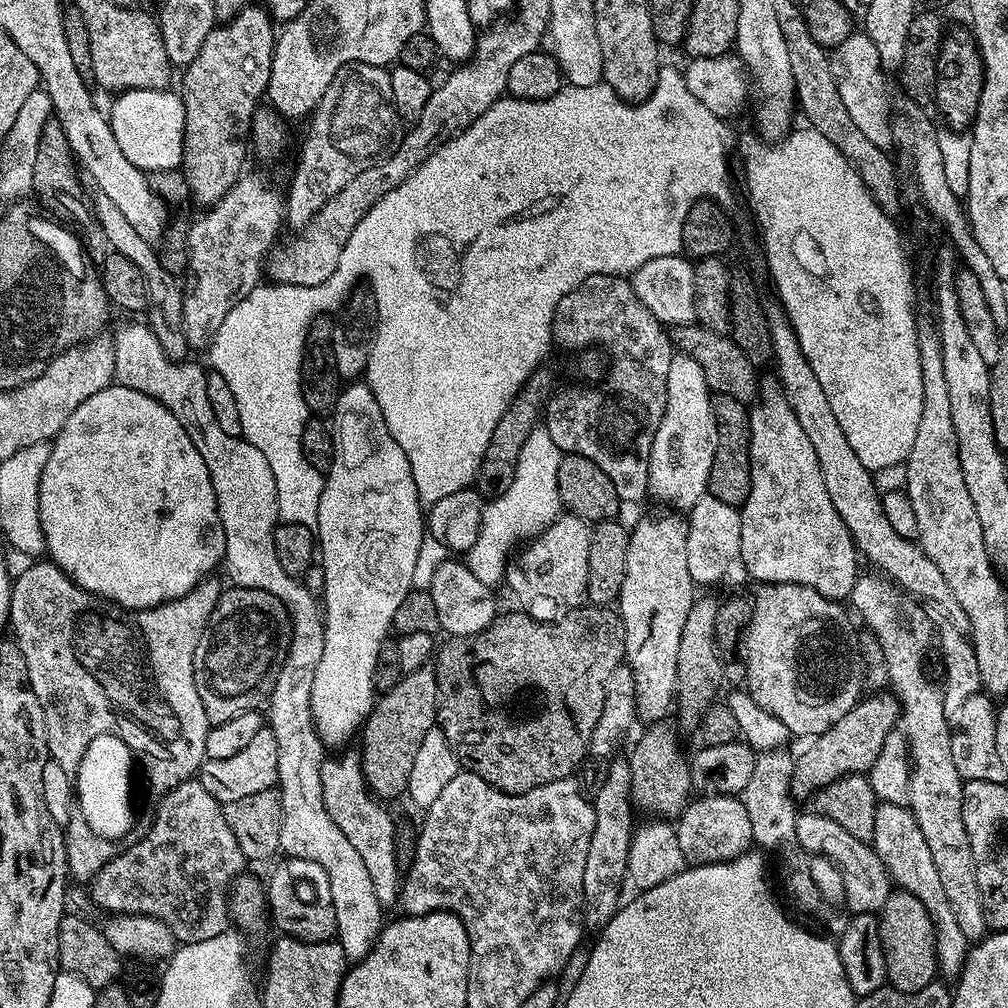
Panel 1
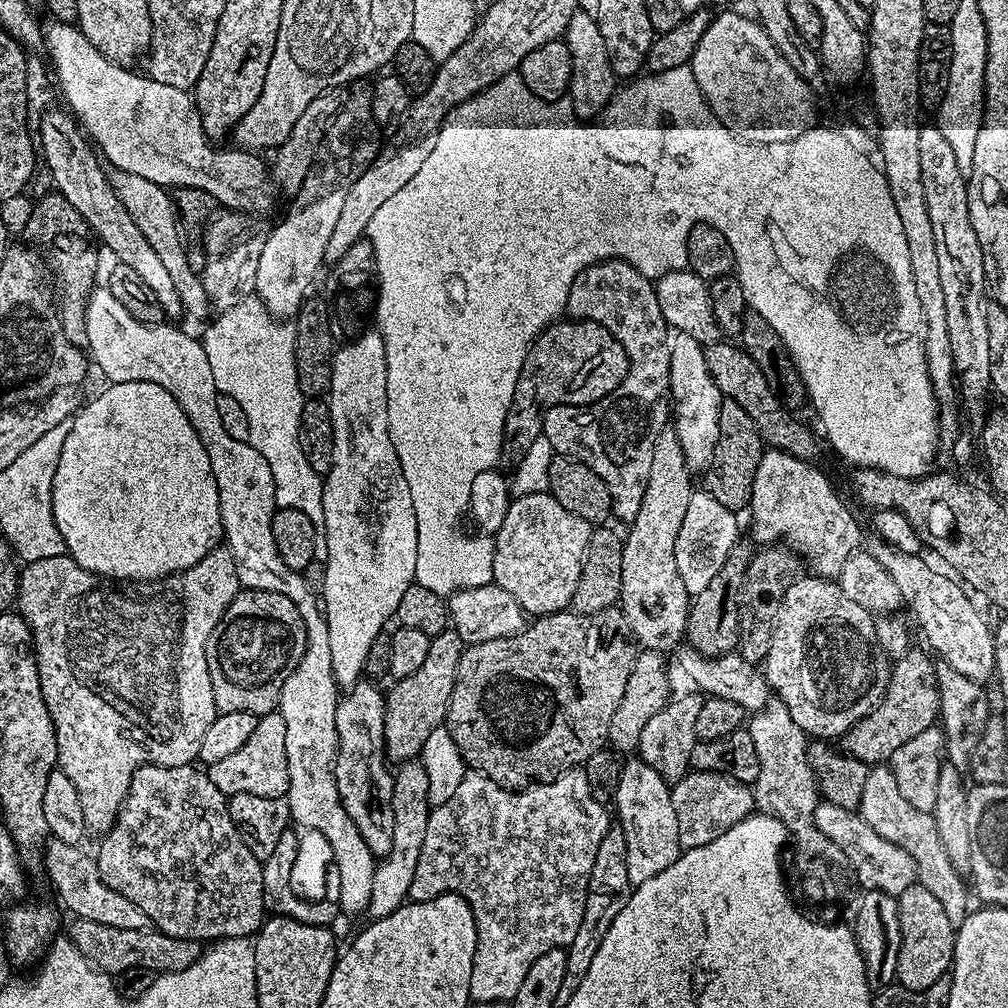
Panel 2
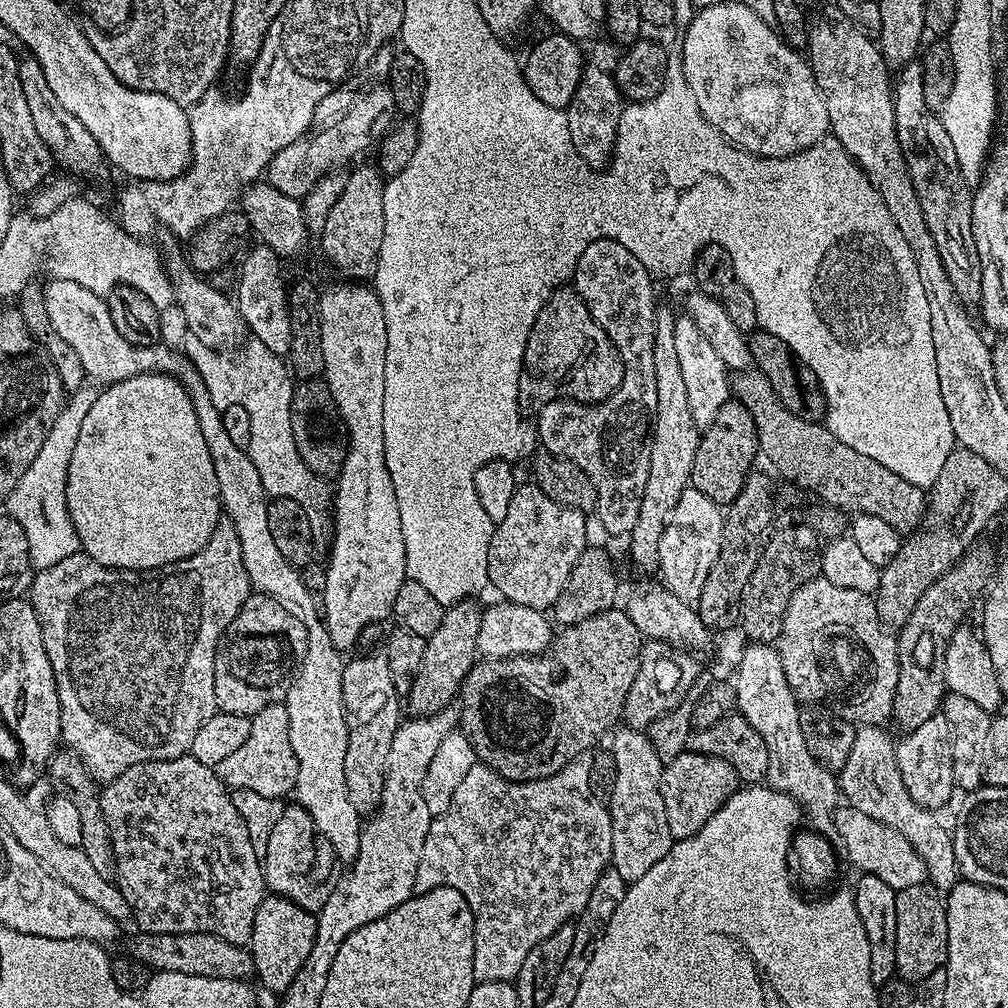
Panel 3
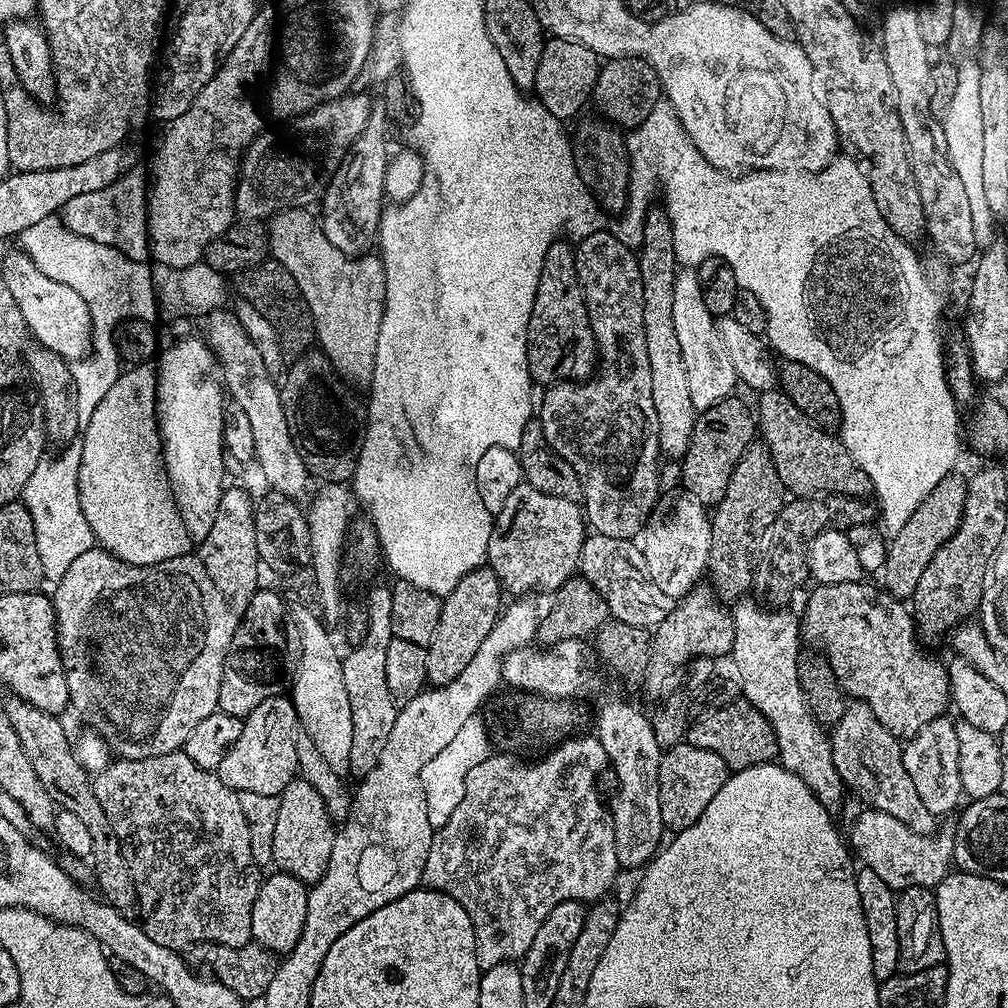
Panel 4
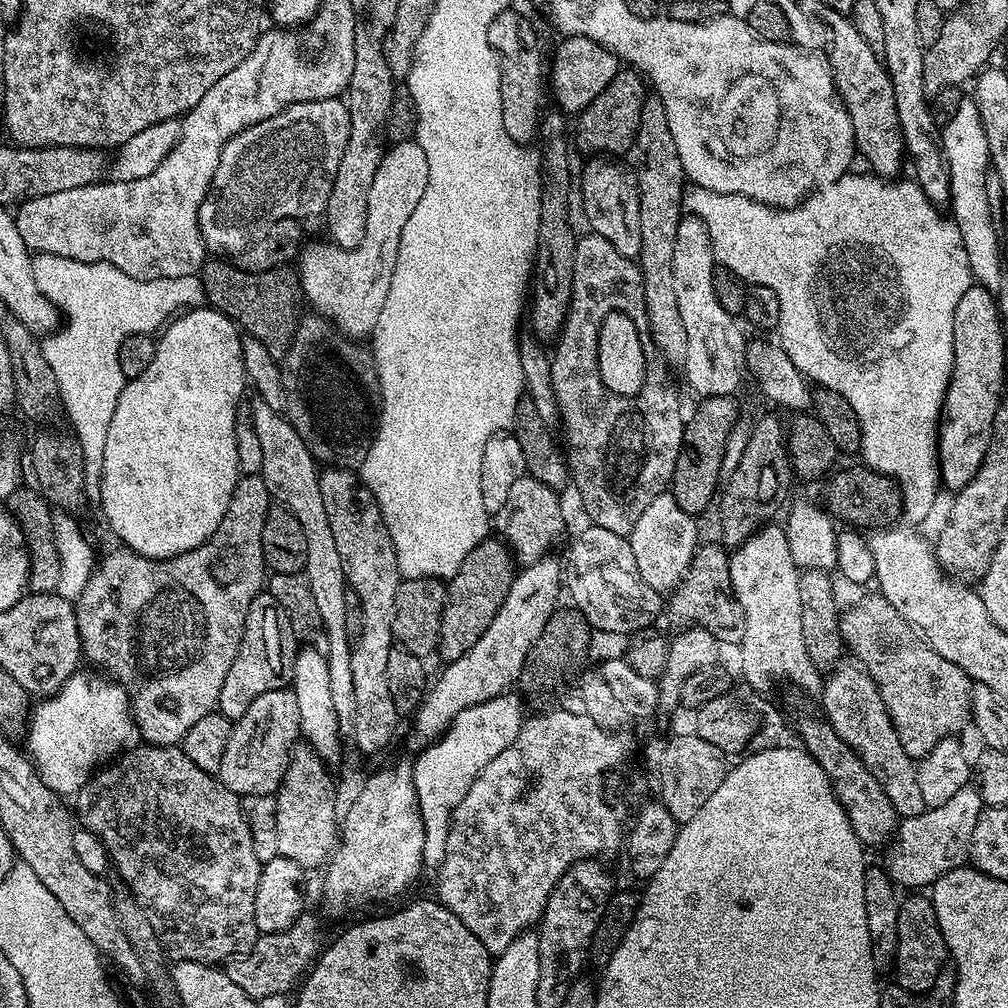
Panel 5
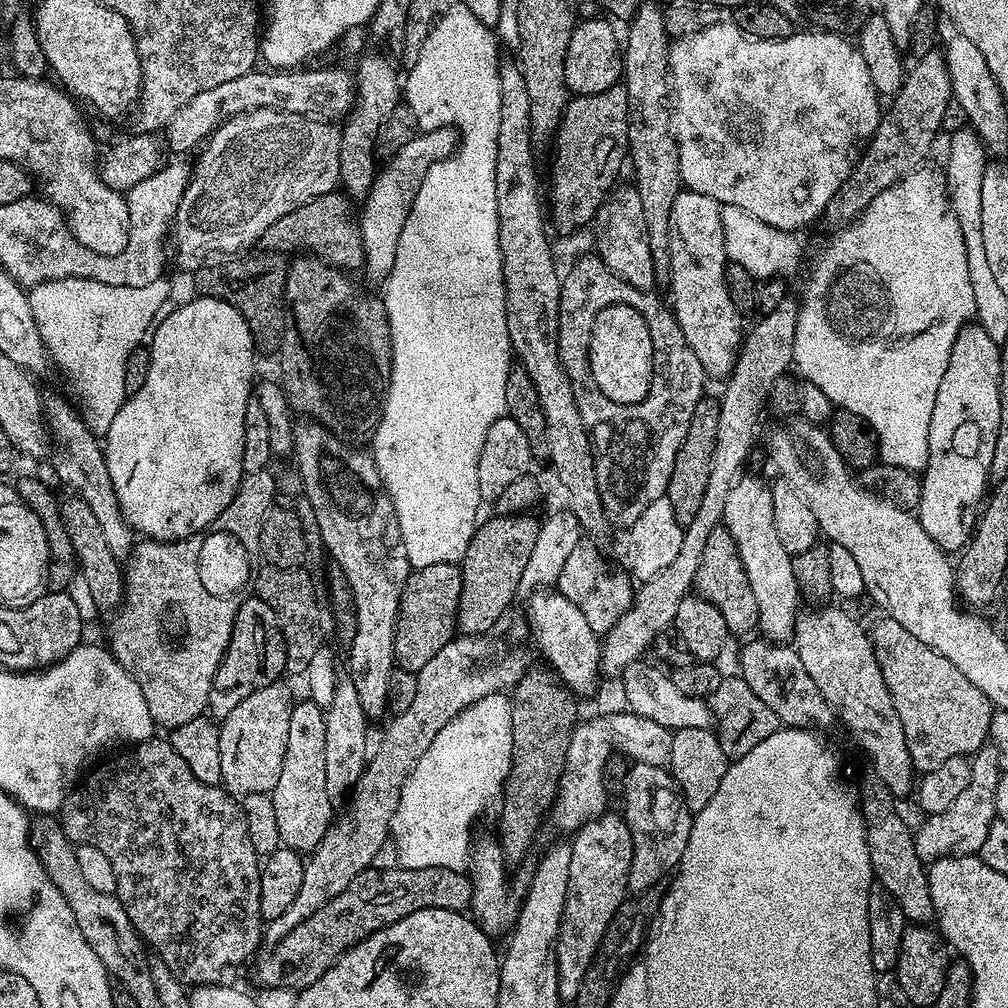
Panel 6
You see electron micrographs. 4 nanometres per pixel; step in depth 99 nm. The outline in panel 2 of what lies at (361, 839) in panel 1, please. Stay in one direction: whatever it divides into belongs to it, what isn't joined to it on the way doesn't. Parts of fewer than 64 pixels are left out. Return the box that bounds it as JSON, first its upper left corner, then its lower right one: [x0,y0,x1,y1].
[332,678,394,858]

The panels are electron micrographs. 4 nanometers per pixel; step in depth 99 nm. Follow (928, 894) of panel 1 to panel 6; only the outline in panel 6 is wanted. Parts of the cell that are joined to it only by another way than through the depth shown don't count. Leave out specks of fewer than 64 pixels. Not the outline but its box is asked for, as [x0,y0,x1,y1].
[794,606,914,798]

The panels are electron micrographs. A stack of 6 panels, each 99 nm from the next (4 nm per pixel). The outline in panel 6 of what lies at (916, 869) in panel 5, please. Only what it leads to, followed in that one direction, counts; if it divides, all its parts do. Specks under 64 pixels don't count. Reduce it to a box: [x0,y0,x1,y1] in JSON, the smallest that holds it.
[915,743,1000,862]

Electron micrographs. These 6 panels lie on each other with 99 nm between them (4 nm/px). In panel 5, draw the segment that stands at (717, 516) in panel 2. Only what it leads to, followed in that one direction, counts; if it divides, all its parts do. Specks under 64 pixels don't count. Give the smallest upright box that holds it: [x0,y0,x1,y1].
[627,491,698,594]

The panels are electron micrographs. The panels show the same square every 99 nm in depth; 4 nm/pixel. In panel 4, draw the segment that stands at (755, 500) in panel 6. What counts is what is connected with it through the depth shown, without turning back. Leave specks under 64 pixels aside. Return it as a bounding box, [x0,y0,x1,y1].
[730,598,846,813]

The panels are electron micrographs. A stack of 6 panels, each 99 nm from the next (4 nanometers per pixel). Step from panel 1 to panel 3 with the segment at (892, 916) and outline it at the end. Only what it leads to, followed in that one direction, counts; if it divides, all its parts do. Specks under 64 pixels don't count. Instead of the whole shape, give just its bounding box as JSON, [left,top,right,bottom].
[896,883,948,981]

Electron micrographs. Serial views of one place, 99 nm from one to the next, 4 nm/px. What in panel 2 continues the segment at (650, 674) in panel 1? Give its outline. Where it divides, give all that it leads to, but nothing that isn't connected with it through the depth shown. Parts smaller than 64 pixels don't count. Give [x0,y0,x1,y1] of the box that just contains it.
[618,427,694,654]

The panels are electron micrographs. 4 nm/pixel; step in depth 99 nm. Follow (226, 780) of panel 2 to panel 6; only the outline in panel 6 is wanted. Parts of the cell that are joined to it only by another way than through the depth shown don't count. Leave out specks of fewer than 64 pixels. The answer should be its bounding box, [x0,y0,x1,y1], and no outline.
[218,679,294,797]

